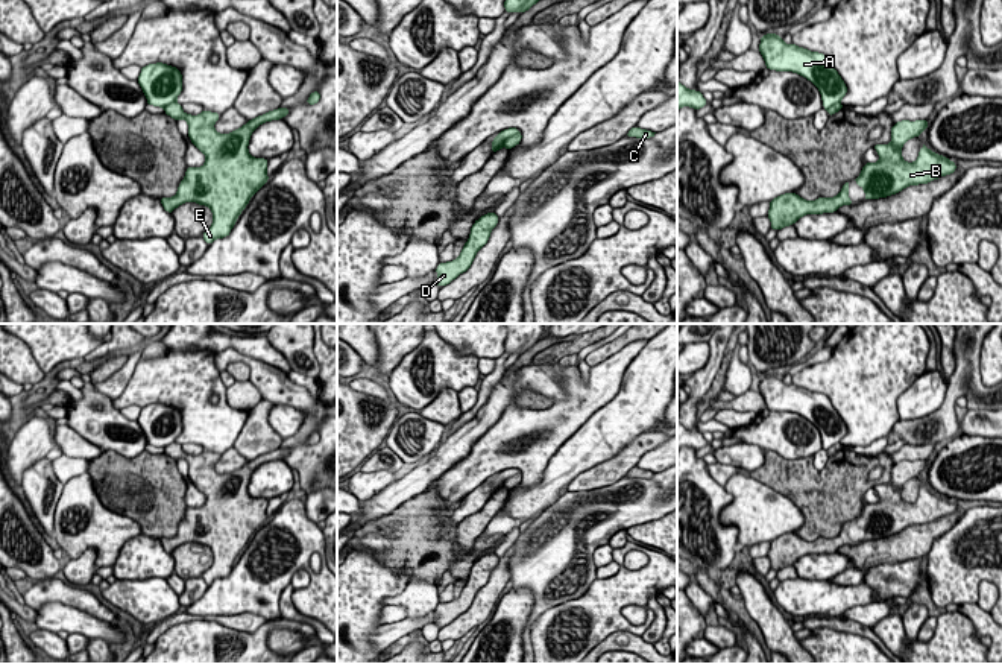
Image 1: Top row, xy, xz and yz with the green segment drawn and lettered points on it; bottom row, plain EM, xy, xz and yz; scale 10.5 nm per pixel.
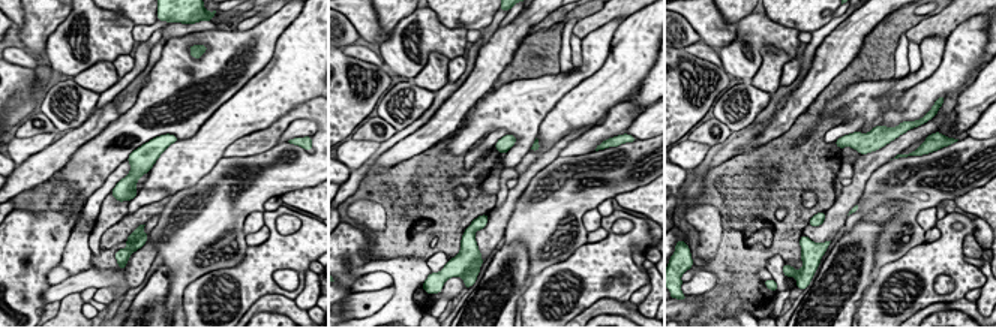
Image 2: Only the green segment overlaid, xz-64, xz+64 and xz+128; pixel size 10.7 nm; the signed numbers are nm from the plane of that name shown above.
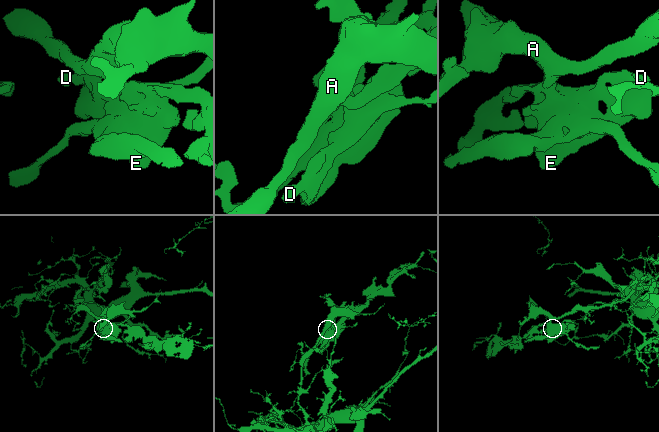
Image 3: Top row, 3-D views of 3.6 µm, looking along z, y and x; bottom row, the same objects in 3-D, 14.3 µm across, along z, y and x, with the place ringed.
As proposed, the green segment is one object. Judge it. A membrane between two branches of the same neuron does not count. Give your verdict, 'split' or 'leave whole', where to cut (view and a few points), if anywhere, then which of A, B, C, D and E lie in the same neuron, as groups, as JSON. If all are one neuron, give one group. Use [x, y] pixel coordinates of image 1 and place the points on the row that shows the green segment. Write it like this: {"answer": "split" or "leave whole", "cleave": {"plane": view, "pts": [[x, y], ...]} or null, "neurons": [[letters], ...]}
{"answer": "split", "cleave": {"plane": "xz", "pts": [[519, 132], [509, 137], [503, 146]]}, "neurons": [["A"], ["B", "C", "D", "E"]]}

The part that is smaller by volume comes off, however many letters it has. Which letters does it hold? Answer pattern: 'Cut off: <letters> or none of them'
Cut off: B, C, D, E

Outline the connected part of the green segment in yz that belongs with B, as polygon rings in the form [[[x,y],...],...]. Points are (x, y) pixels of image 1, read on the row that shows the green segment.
[[[902,120],[891,128],[890,144],[874,144],[879,155],[878,163],[865,163],[861,175],[853,181],[864,188],[865,201],[887,198],[900,193],[909,185],[928,184],[956,170],[953,160],[938,155],[925,144],[918,158],[908,163],[902,158],[900,149],[914,137],[926,131],[929,120]]]

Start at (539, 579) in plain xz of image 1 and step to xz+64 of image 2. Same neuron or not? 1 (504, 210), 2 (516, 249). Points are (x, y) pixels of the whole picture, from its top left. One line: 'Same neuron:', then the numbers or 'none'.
Same neuron: none

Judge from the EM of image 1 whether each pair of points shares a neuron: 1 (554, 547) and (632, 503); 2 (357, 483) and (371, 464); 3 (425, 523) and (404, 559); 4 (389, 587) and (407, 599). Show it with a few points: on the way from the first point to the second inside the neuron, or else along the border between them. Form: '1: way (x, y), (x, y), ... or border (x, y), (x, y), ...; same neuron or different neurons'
1: way (573, 528), (591, 511), (612, 509); same neuron
2: border (360, 471), (390, 470), (393, 473); different neurons
3: way (418, 532), (418, 546), (413, 550); same neuron
4: border (407, 582), (401, 593), (386, 597), (381, 603); different neurons

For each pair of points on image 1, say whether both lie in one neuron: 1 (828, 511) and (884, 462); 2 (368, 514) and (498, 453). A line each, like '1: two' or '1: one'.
1: one
2: two

